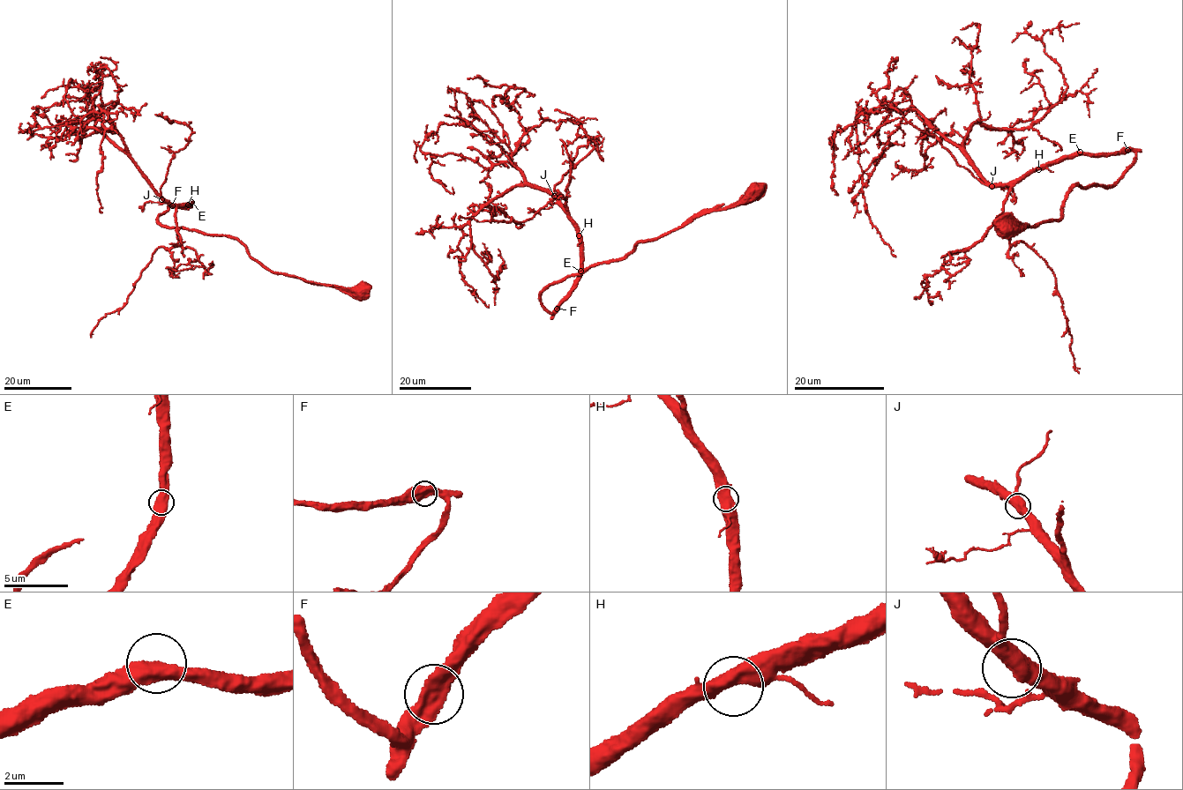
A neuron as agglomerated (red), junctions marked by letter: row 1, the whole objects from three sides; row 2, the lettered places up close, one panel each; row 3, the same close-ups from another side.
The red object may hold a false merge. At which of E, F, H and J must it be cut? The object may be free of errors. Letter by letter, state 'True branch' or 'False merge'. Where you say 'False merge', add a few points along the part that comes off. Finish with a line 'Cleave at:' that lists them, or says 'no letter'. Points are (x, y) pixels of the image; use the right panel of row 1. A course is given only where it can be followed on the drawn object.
E: True branch
F: True branch
H: True branch
J: True branch
Cleave at: no letter

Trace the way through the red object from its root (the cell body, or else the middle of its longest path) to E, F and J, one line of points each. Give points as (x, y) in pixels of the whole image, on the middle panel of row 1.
E: (752, 190), (733, 204), (701, 212), (637, 243), (621, 258), (549, 284), (541, 294), (550, 313), (580, 271)
F: (752, 190), (733, 204), (701, 212), (637, 243), (621, 258), (549, 284), (542, 304), (550, 313), (557, 309)
J: (752, 190), (621, 258), (549, 284), (542, 304), (552, 314), (581, 264), (576, 228), (554, 196)

